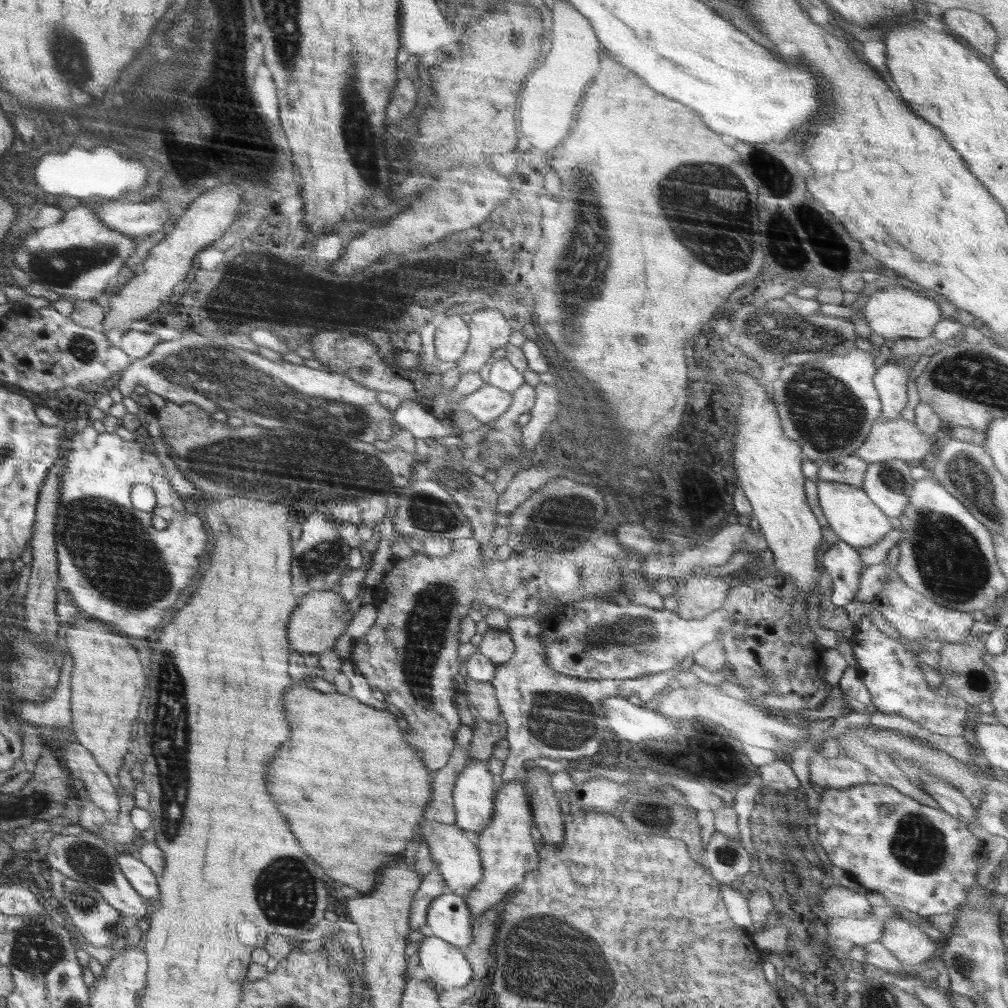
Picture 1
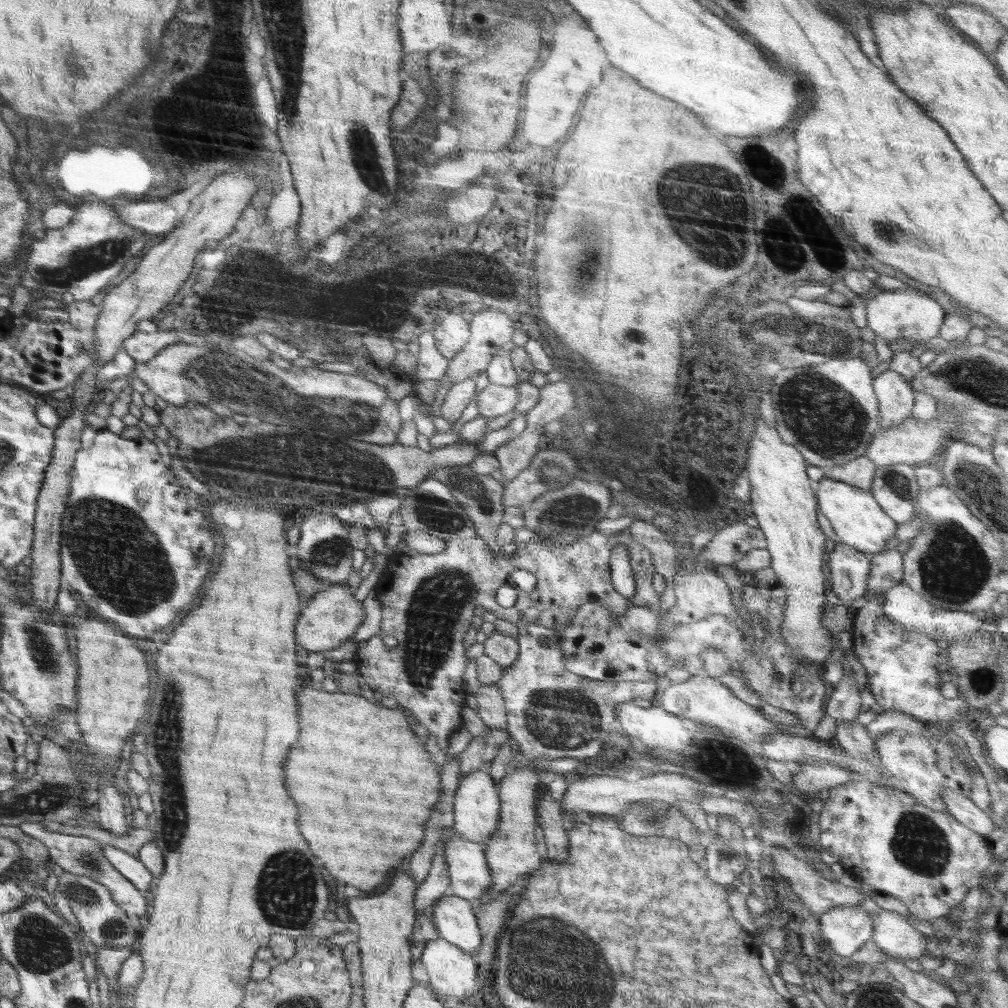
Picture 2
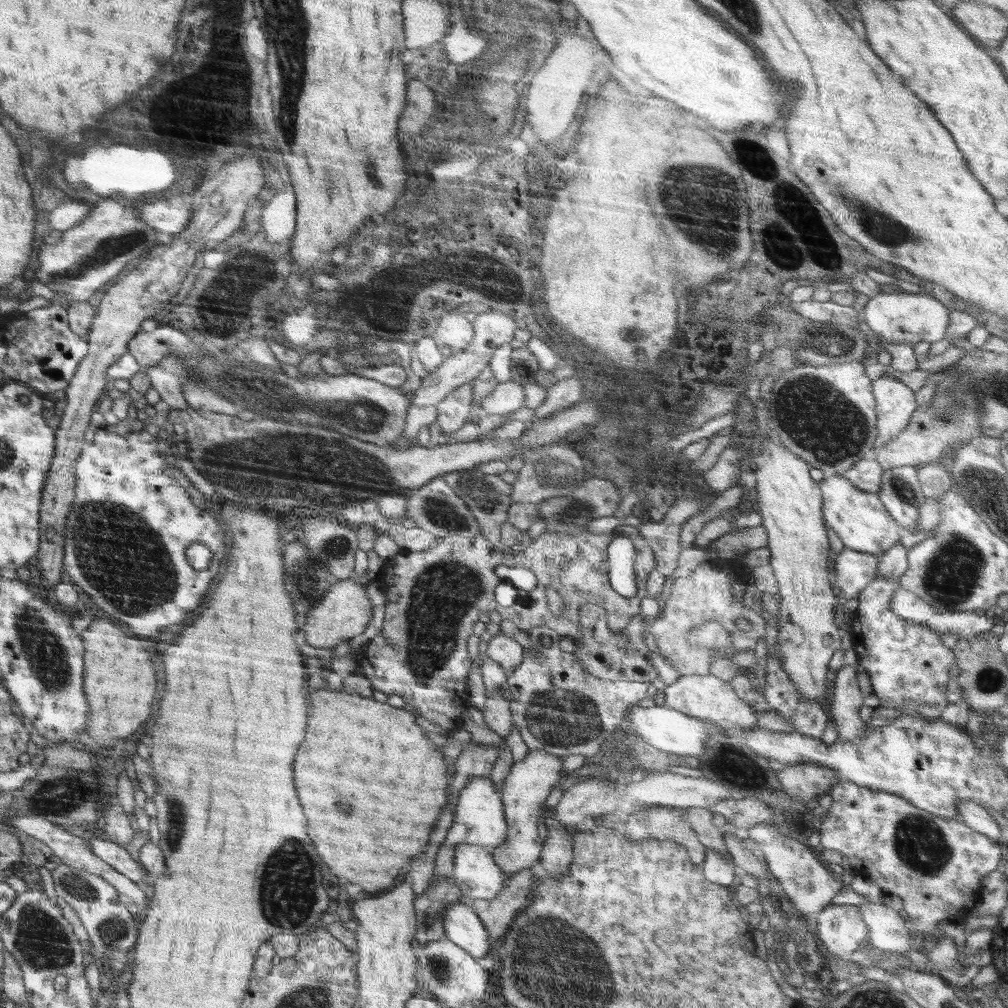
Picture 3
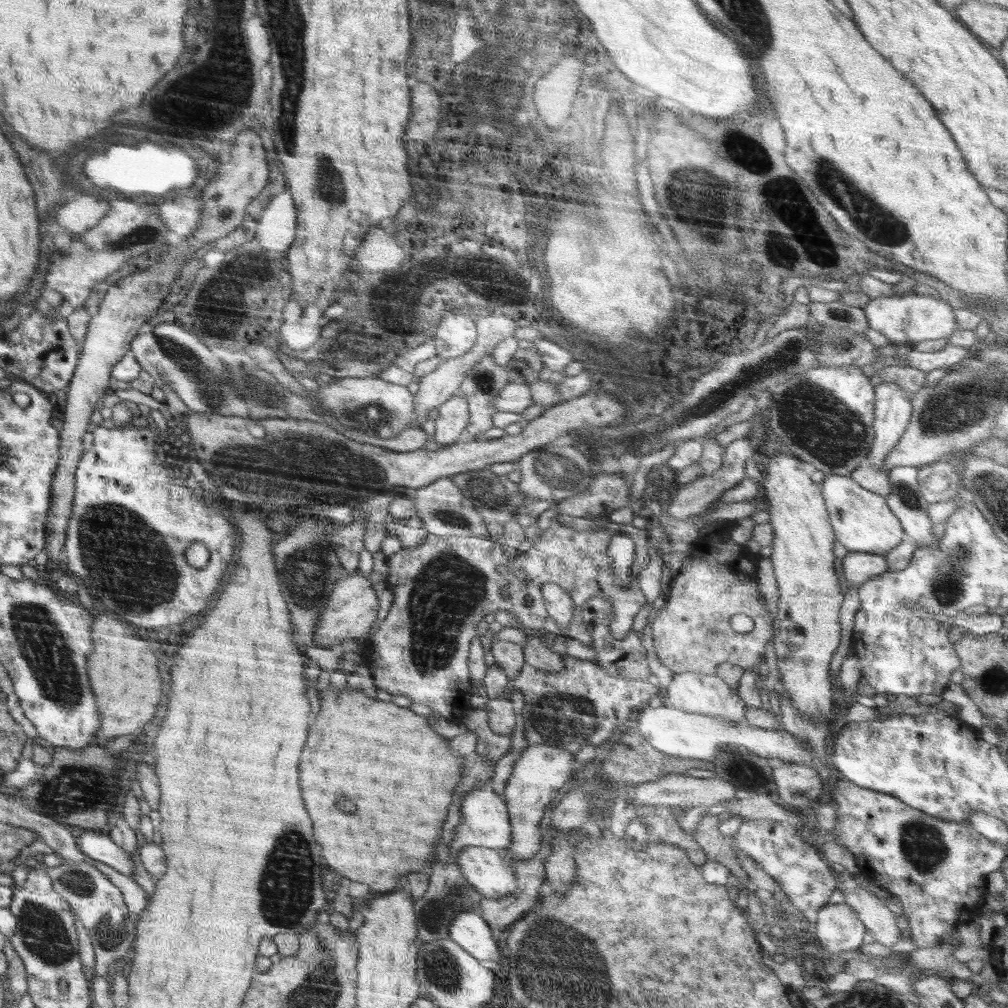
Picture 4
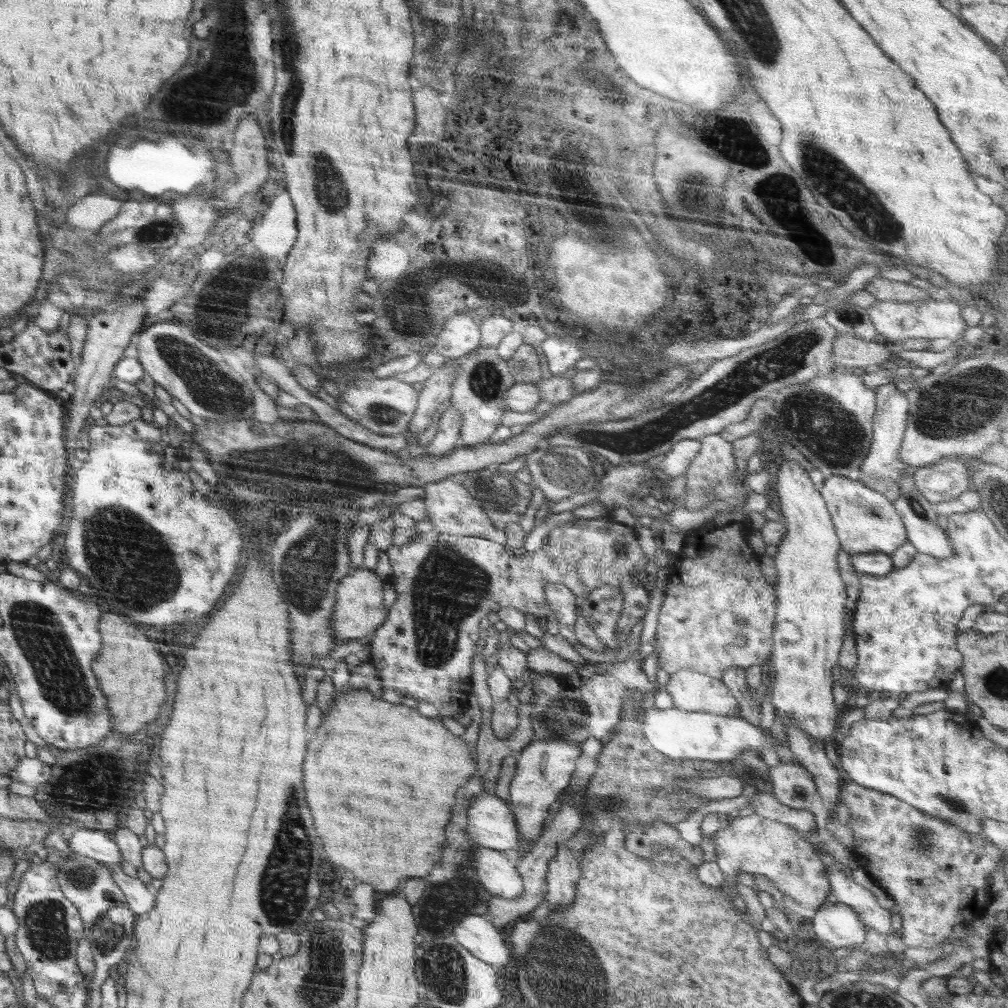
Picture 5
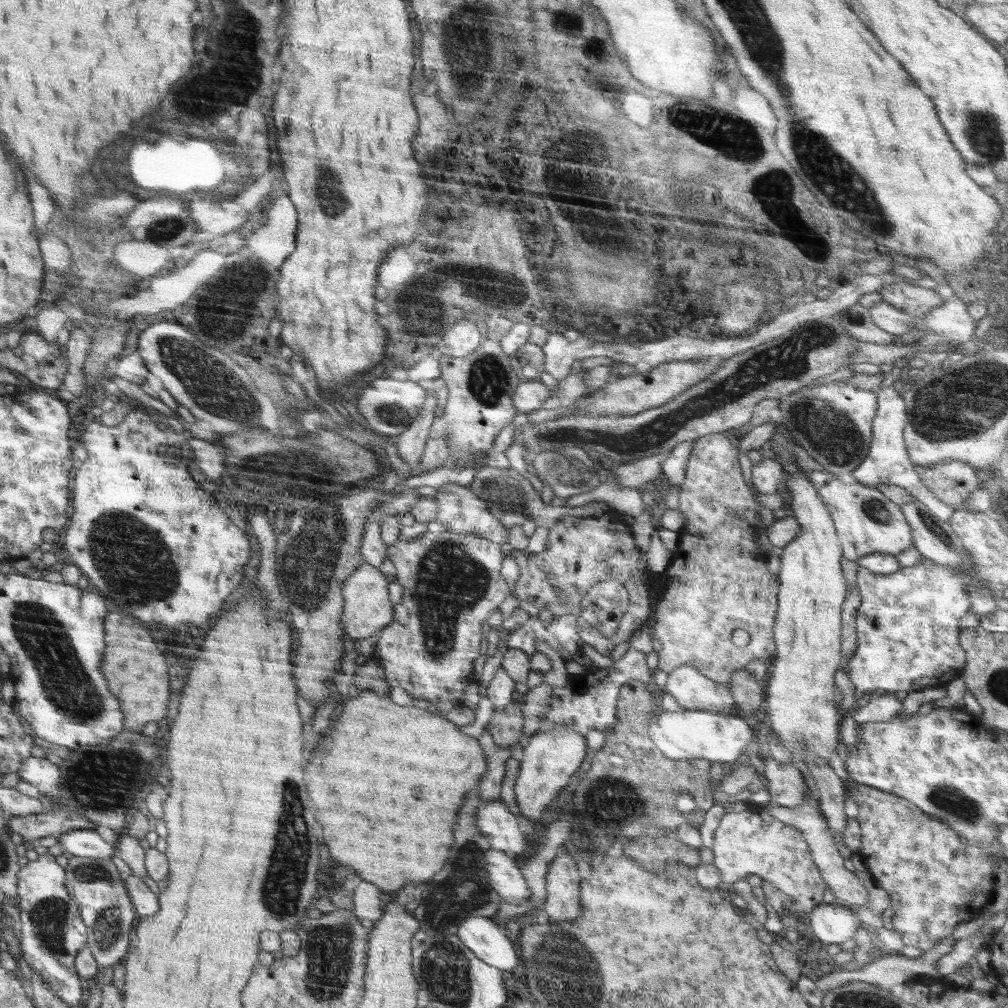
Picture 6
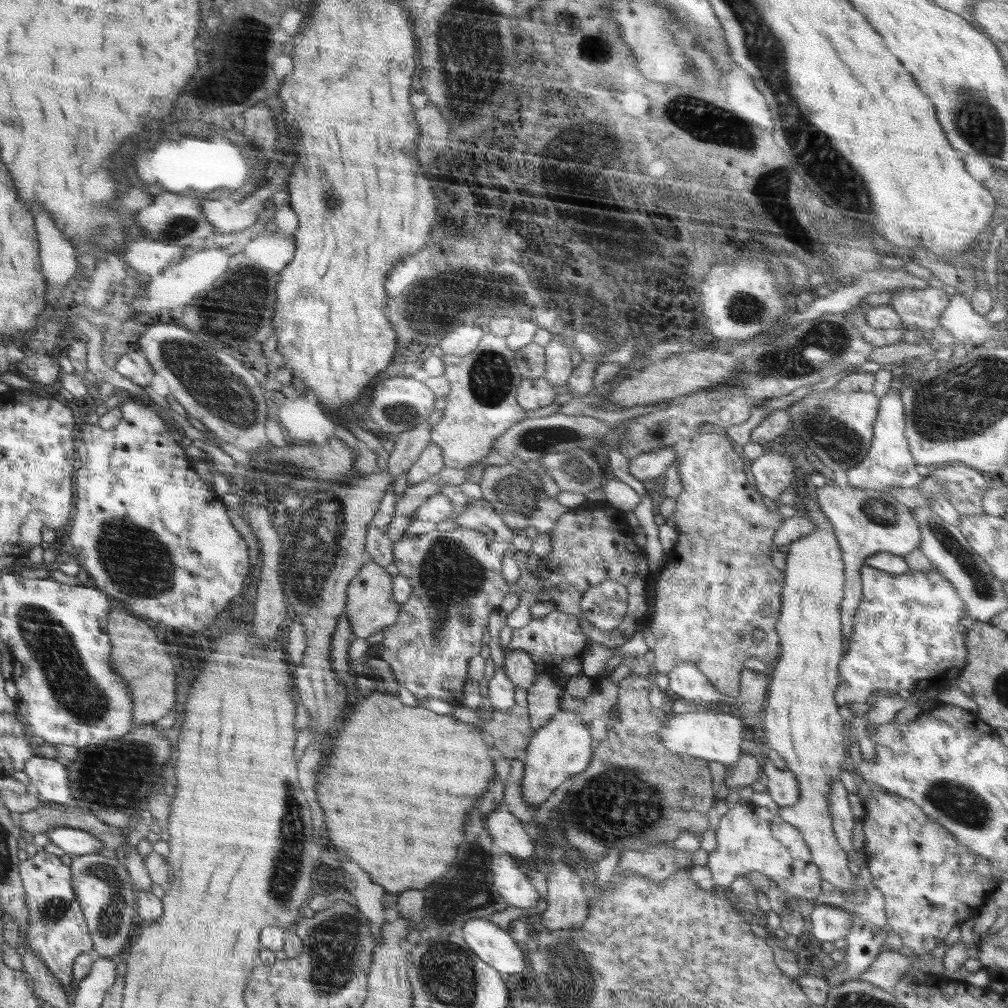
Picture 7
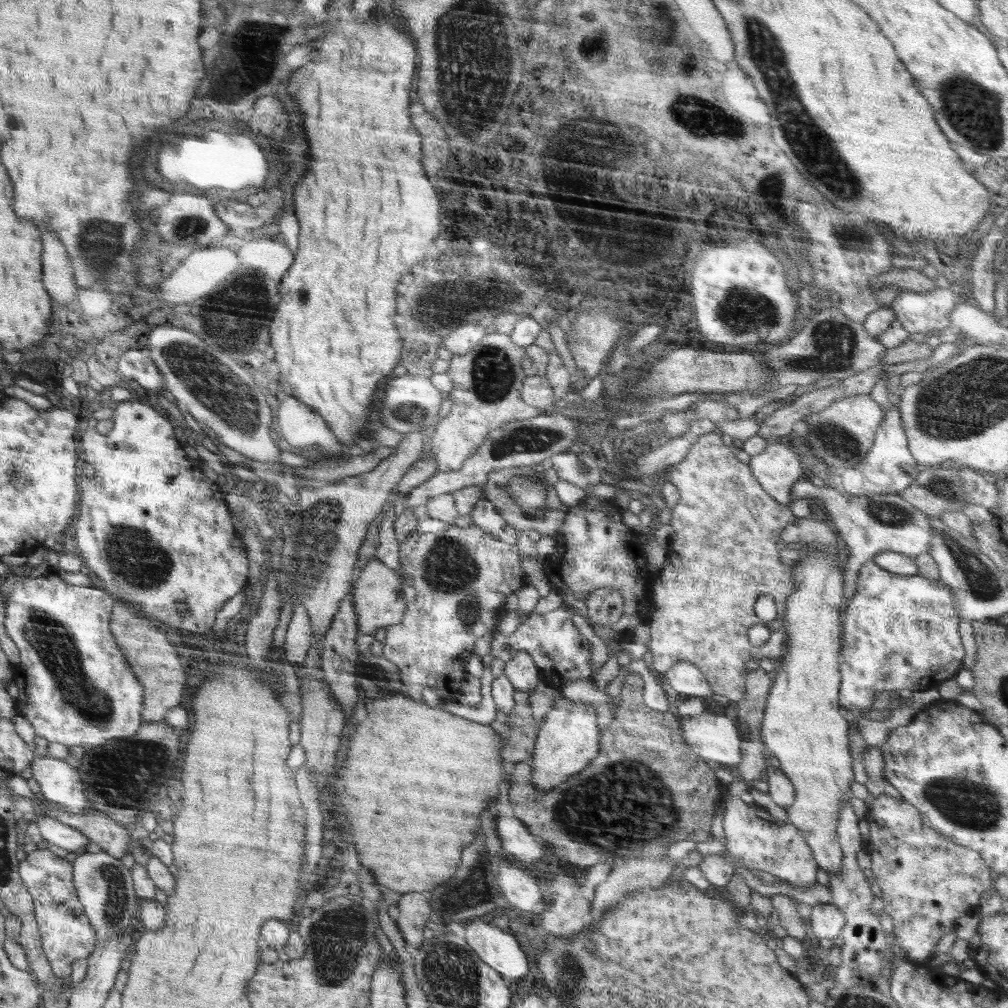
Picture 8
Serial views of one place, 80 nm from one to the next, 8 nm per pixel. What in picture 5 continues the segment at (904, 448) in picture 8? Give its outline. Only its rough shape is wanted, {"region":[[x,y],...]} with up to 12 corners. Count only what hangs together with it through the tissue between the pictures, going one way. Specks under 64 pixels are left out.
{"region":[[895,384],[875,388],[873,440],[861,474],[898,482],[909,402]]}

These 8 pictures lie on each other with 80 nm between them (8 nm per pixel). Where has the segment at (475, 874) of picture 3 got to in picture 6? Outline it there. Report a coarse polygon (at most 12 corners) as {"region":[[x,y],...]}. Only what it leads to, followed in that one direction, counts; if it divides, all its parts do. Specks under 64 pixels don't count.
{"region":[[488,849],[490,886],[506,902],[522,904],[531,890],[514,859]]}

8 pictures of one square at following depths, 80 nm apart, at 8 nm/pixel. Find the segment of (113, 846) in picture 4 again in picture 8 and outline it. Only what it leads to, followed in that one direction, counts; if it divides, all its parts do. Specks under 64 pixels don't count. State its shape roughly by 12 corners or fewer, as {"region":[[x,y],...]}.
{"region":[[38,817],[32,830],[69,852],[91,840],[59,819]]}

